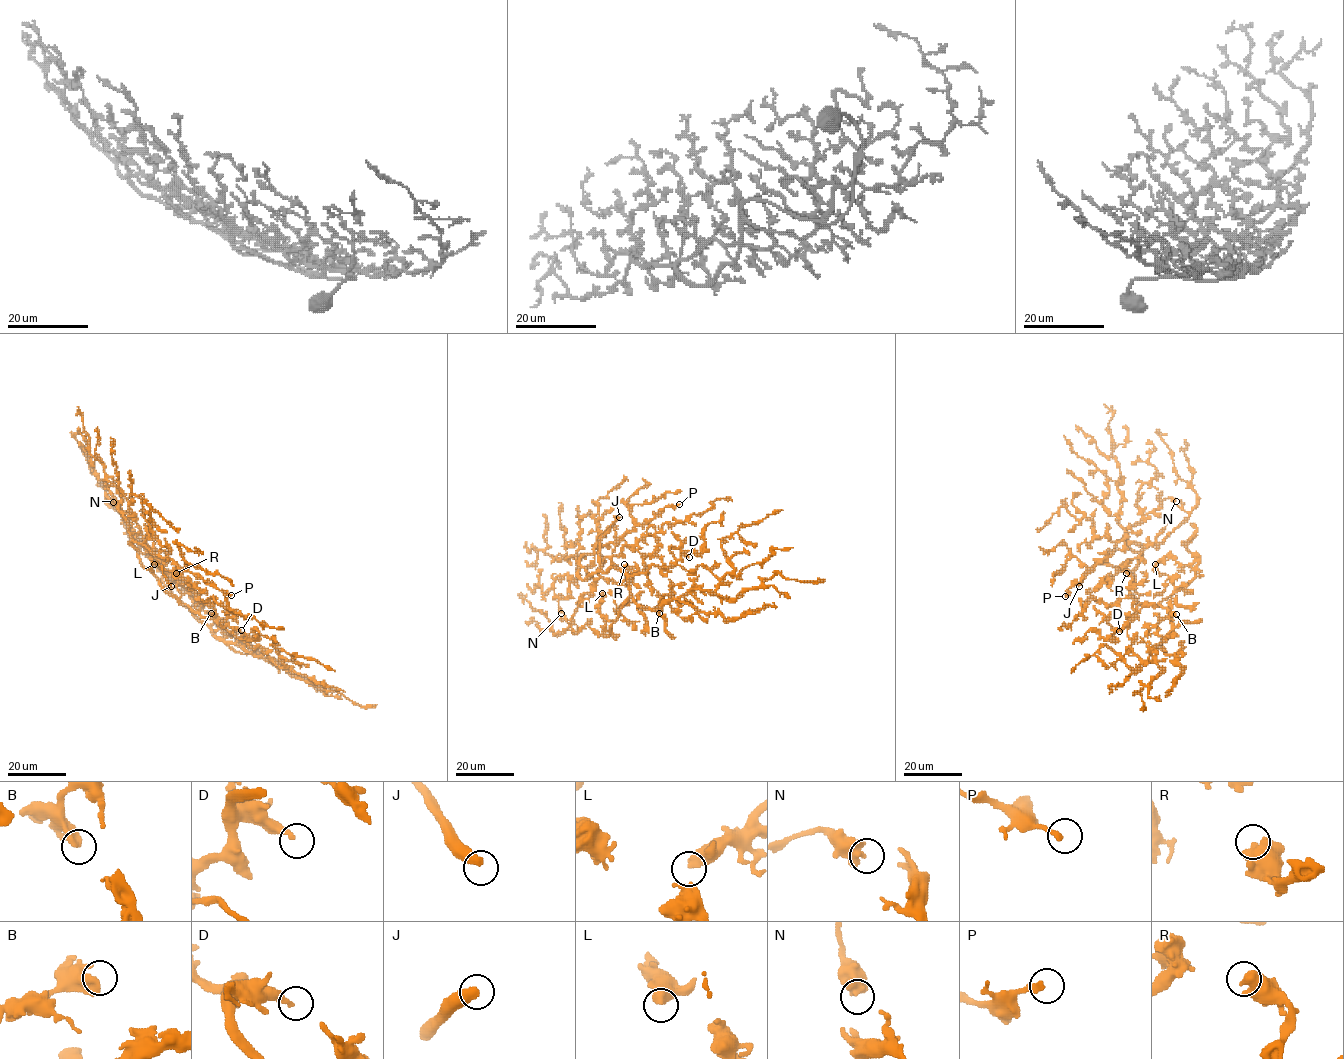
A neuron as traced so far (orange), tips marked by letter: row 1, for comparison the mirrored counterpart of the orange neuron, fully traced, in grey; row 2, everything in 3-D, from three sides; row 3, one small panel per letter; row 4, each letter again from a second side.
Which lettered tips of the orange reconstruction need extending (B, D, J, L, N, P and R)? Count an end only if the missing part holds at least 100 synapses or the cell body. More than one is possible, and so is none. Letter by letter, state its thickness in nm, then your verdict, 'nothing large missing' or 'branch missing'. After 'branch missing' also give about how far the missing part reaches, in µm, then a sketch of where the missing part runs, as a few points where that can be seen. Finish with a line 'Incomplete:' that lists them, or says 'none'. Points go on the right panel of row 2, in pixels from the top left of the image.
B: calibre 500 nm; nothing large missing
D: calibre 260 nm; nothing large missing
J: calibre 480 nm; branch missing; missing 60 µm; course (1079, 586), (1075, 600), (1070, 605), (1057, 607), (1046, 599), (1036, 612), (1036, 601), (1038, 605)
L: calibre 480 nm; nothing large missing
N: calibre 650 nm; nothing large missing
P: calibre 260 nm; nothing large missing
R: calibre 600 nm; nothing large missing
Incomplete: J

